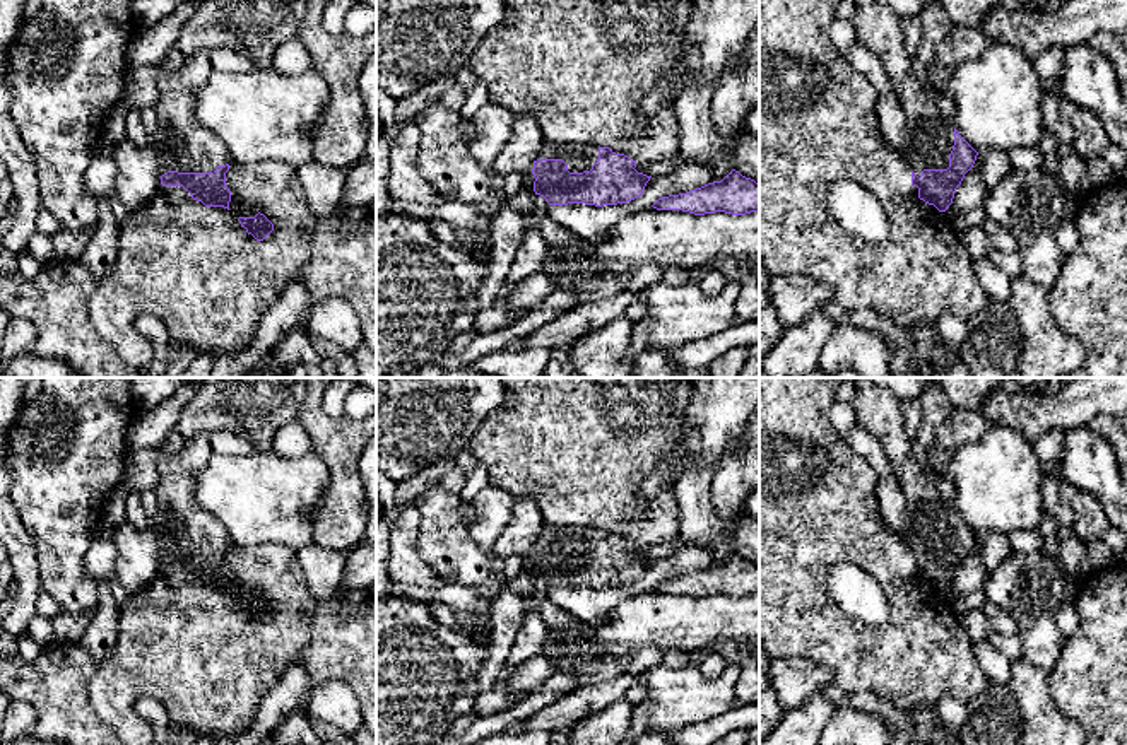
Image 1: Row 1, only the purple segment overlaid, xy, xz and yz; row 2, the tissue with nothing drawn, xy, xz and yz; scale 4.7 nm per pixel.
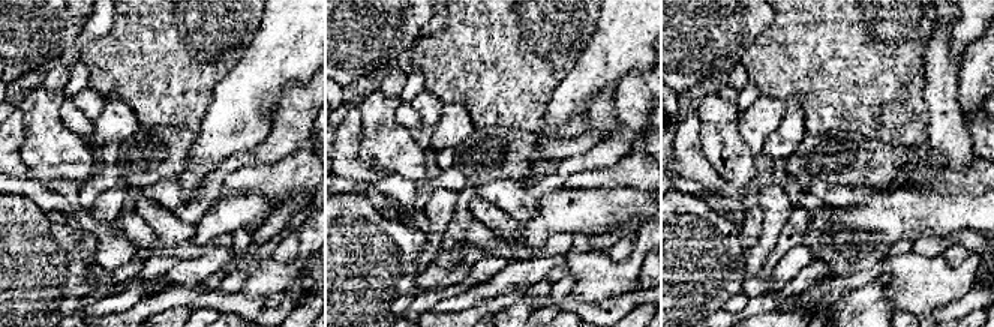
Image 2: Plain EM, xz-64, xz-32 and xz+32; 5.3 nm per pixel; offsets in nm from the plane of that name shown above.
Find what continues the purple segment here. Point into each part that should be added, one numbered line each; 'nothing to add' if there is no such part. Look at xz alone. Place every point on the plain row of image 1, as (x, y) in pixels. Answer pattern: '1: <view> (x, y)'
1: xz (578, 542)

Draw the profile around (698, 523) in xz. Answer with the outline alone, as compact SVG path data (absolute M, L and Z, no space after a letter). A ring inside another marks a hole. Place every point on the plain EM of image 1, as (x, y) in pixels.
M689 463L674 485L679 509L679 535L684 545L701 545L711 554L711 566L722 564L732 552L730 535L711 504L713 465Z

